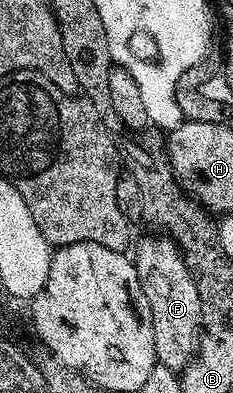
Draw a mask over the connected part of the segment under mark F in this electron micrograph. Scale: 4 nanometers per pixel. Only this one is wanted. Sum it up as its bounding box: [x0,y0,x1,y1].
[133,240,204,374]

